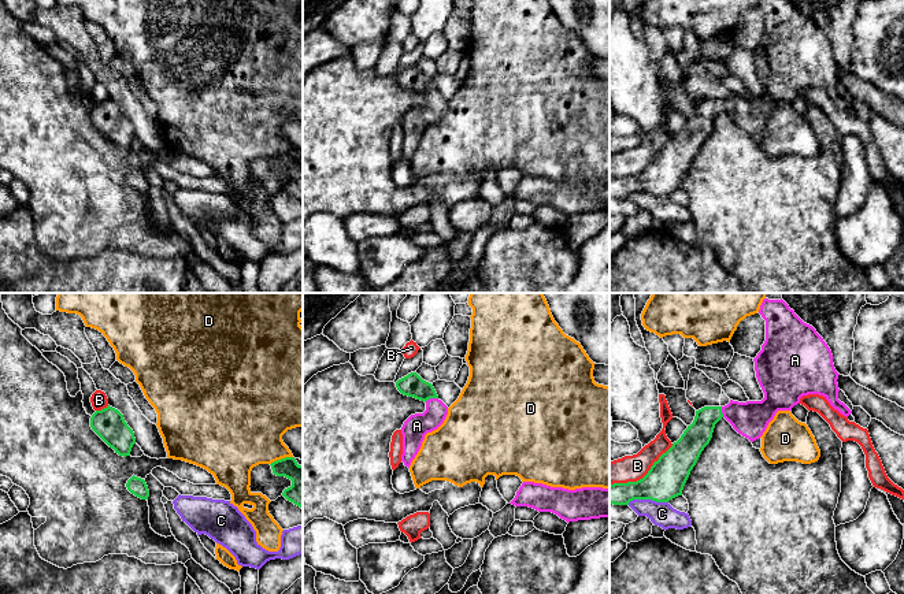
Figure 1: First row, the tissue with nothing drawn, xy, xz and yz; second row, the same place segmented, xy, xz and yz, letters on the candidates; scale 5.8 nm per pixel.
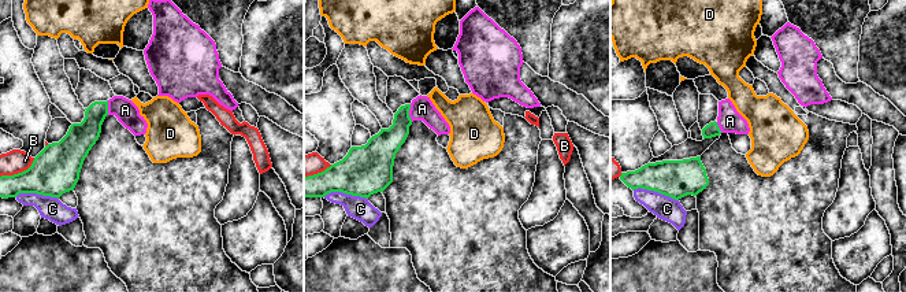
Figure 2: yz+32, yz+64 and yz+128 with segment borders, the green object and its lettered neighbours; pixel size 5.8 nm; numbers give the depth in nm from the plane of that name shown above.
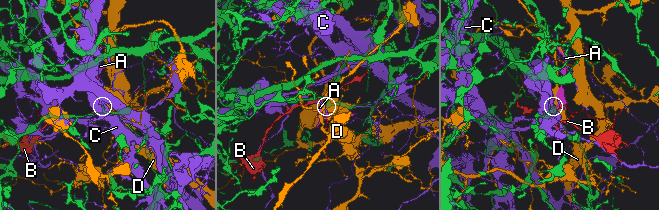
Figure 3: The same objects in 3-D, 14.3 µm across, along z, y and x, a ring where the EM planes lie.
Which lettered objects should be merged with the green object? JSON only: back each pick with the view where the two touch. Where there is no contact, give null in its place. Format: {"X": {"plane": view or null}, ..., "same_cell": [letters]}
{"A": {"plane": "xz"}, "same_cell": ["A"]}

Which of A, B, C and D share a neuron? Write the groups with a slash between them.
A / B / C / D

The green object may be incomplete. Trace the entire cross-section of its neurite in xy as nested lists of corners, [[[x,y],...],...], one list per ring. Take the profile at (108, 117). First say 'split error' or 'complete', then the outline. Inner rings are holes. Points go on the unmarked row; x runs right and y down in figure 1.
complete | [[[108,99],[96,104],[90,111],[90,120],[115,146],[123,151],[130,149],[136,137],[134,126],[118,103]]]

